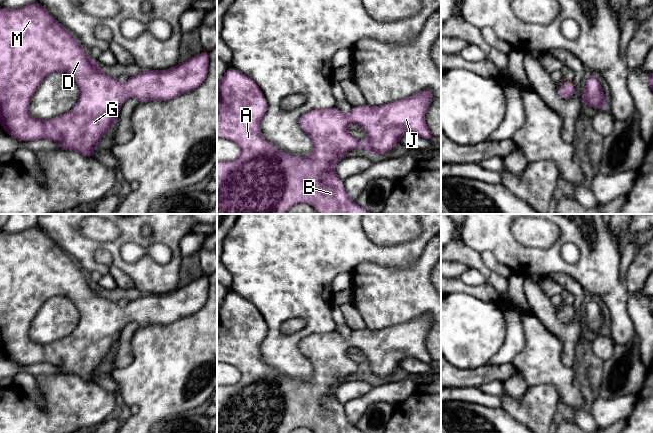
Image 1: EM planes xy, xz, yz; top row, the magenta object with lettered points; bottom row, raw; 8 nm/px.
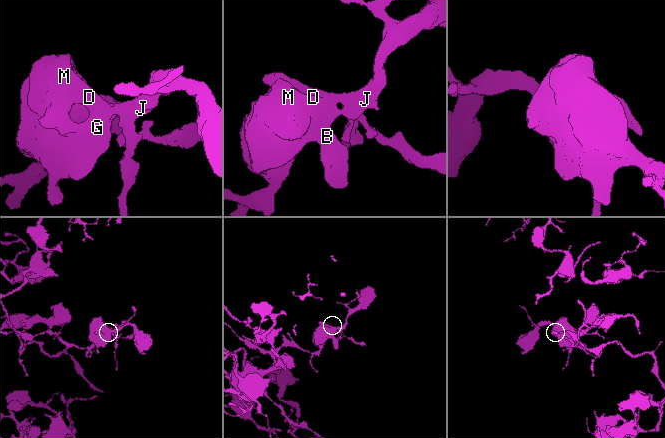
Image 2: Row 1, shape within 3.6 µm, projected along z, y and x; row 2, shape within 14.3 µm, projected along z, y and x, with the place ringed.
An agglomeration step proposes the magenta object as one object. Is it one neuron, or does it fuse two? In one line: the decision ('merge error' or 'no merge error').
no merge error

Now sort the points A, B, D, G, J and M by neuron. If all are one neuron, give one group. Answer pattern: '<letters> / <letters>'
A B D G J M

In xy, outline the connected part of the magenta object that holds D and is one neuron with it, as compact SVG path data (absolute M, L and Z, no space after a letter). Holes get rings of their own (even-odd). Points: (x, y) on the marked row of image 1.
M39 2L9 10L0 6L0 124L6 133L19 141L49 139L59 145L59 150L75 151L93 158L98 142L108 130L113 130L122 105L130 96L136 97L139 103L171 100L199 87L207 78L209 63L209 51L203 50L198 55L169 69L133 74L125 84L122 84L117 78L102 72L100 64L88 58L83 45ZM60 71L71 75L79 85L79 100L69 112L50 120L32 117L29 113L29 105L35 92L46 77Z

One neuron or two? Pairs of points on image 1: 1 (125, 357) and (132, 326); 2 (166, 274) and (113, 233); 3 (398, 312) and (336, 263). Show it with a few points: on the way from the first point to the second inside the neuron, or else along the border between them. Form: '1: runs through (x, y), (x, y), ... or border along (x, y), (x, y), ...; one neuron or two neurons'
1: runs through (125, 349), (125, 337), (127, 334); one neuron
2: border along (119, 228), (119, 234), (112, 240), (94, 240); two neurons
3: border along (374, 264), (361, 263), (351, 273); two neurons

